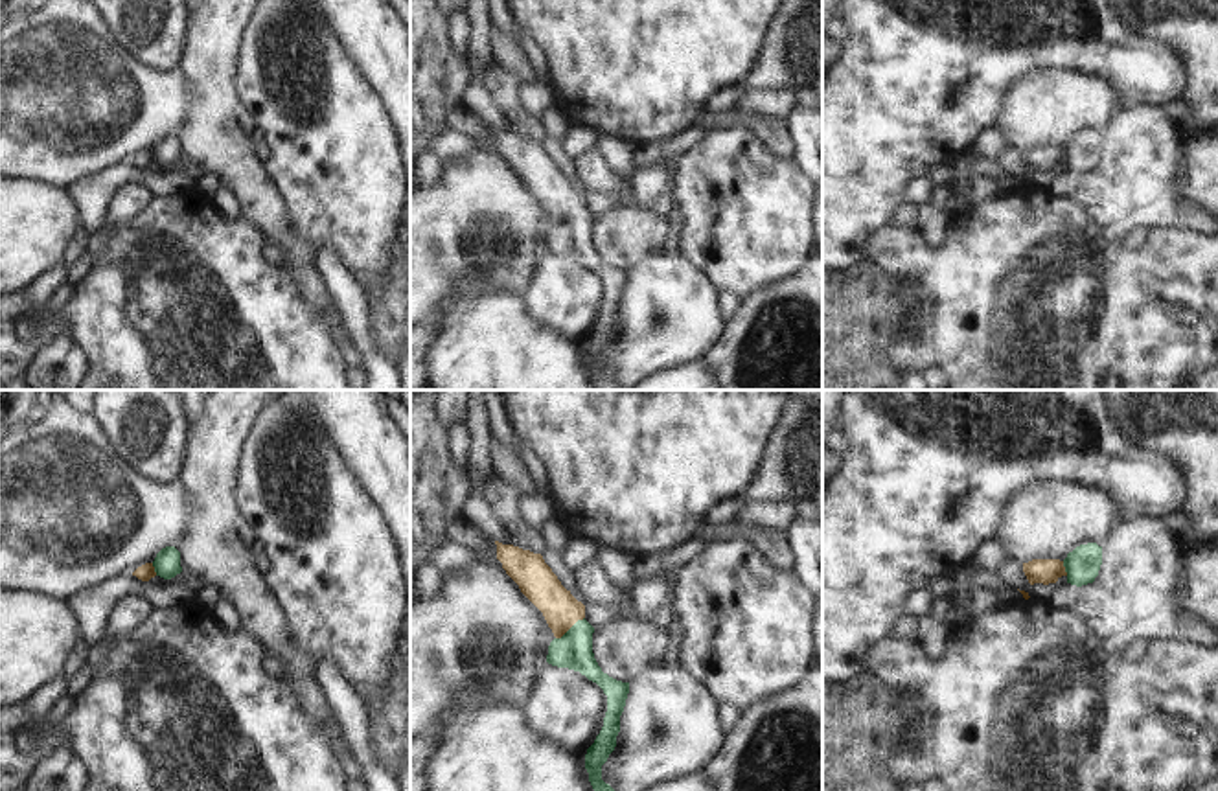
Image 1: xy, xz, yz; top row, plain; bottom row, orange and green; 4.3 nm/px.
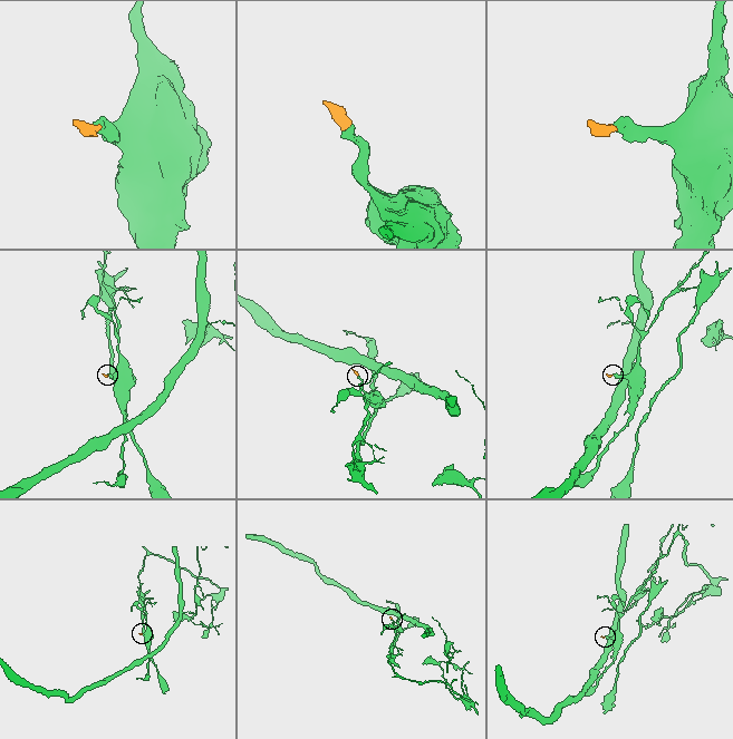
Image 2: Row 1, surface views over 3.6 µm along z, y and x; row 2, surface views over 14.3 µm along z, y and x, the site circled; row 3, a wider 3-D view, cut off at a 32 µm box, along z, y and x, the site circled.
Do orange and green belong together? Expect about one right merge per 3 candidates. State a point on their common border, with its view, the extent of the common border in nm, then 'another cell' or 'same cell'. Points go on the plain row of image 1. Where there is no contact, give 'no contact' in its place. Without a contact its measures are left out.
contact xz (569, 216); length 160 nm; same cell

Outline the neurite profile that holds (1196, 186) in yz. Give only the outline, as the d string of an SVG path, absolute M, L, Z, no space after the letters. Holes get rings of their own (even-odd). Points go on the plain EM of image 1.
M1218 127L1185 138L1174 201L1205 212L1218 226Z

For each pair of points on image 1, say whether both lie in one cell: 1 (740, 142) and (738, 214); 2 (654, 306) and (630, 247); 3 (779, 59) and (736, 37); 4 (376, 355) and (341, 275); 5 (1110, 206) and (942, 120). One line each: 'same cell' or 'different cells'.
1: same cell
2: different cells
3: different cells
4: same cell
5: different cells

